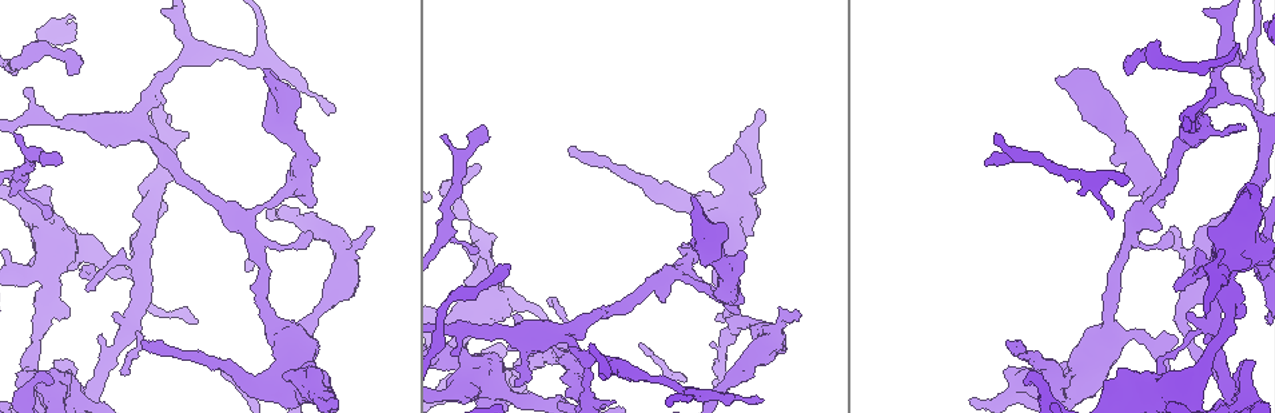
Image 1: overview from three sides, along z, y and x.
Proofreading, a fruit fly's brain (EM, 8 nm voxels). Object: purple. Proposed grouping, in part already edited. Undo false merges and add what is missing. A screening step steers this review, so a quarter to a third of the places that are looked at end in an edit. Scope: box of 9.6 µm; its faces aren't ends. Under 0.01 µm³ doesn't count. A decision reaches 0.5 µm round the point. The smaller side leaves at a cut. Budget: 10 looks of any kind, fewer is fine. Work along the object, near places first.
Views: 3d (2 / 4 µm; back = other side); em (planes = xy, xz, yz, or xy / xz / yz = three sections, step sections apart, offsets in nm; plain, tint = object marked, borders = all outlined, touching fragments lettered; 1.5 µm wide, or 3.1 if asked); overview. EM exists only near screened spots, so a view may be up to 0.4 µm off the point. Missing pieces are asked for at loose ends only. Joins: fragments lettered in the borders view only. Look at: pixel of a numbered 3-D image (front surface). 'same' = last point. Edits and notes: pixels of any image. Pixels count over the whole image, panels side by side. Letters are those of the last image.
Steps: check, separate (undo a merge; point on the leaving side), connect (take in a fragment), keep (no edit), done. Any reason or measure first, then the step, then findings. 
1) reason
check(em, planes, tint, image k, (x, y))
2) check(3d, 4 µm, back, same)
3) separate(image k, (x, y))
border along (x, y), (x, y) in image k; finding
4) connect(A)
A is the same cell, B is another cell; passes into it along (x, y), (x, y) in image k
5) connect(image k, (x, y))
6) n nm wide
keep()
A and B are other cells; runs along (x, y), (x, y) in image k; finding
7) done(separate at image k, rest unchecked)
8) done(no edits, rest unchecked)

free end
check(em, planes, plain, image 1, (69, 360))

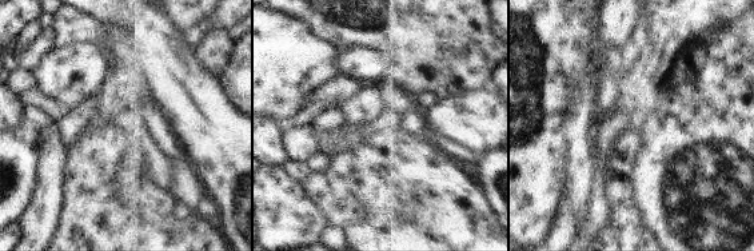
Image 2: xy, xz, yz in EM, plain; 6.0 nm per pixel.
what lies round it
check(em, planes, borders, same)

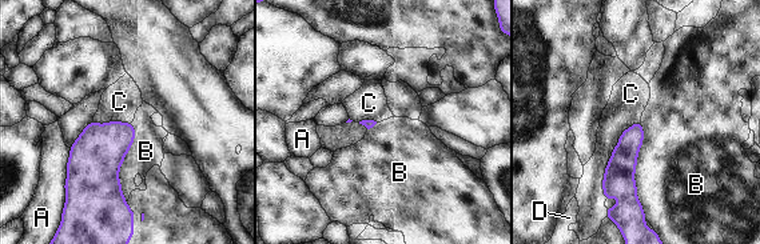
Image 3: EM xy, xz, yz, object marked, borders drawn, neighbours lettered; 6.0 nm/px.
keep()
A, B, C and D are other cells; border along (641, 120), (635, 184), (645, 212) in image 3; none of them fits

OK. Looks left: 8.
free end
check(3d, 4 µm, image 1, (125, 372))

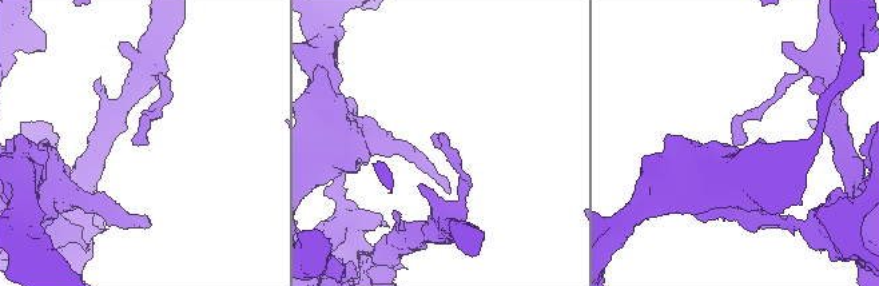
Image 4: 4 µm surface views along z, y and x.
now the EM
check(em, planes, plain, image 4, (140, 139))

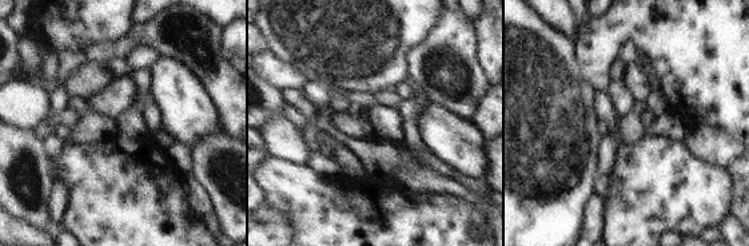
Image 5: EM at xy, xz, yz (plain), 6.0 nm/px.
what lies round it
check(em, planes, borders, same)

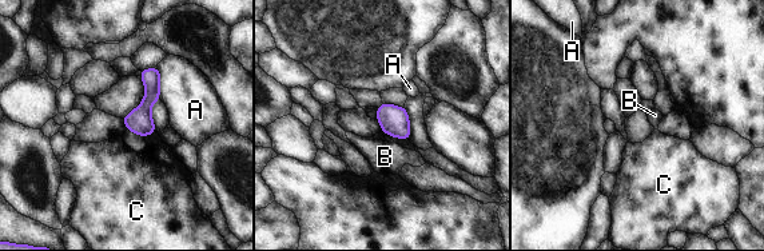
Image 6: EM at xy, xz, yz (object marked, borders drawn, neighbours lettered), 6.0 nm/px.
A touches over 200 nm
keep()
A, B and C are other cells; border along (155, 131), (144, 138) in image 6; none of them fits

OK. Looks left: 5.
thick turns thin
check(3d, 2 µm, image 1, (263, 310))

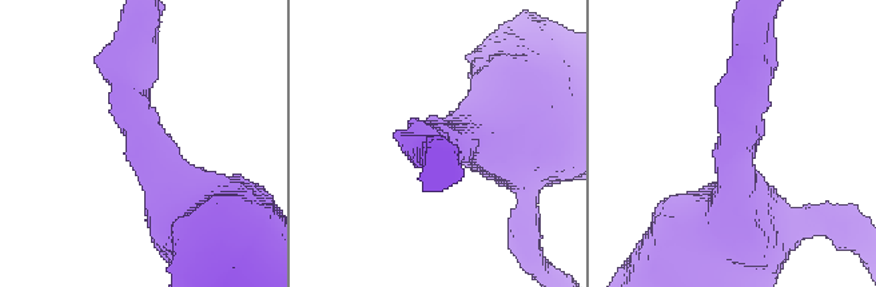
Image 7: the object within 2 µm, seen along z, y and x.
arms of 240, 700 nm; shape alone is not enough
check(em, yz, step 8, tint, image 7, (145, 140))

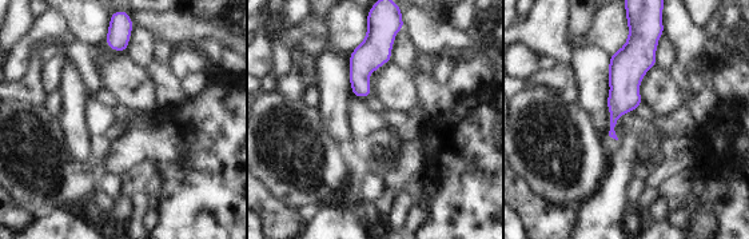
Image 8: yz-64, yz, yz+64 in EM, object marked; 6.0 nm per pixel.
cut it another way
check(em, planes, borders, same)

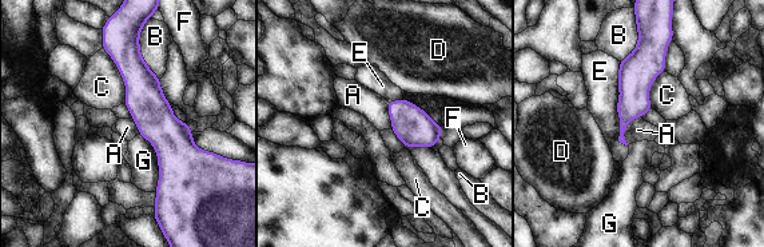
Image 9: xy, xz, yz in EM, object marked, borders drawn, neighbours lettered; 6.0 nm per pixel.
110 nm wide; E touches over 500 nm
keep()
A, B, C, D, E, F and G are other cells; continuous, no second cell

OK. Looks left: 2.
check(em, planes, tint, image 1, (576, 351))

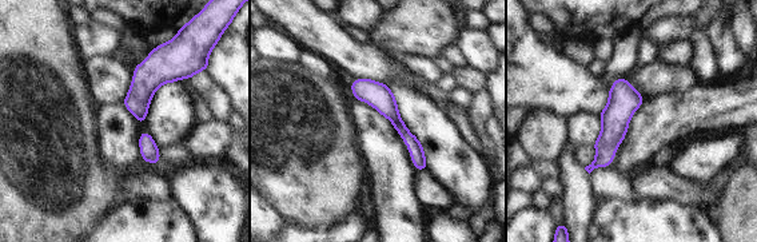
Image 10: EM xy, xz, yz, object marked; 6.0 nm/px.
check(em, planes, borders, same)

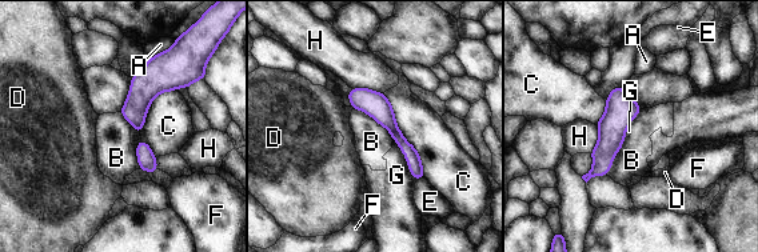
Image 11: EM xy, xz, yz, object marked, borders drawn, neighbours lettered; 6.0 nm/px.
keep()
A, B, C, D, E, F, G and H are other cells; border along (626, 138), (606, 175) in image 11; one cell here

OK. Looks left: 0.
done(no edits, rest unchecked)

